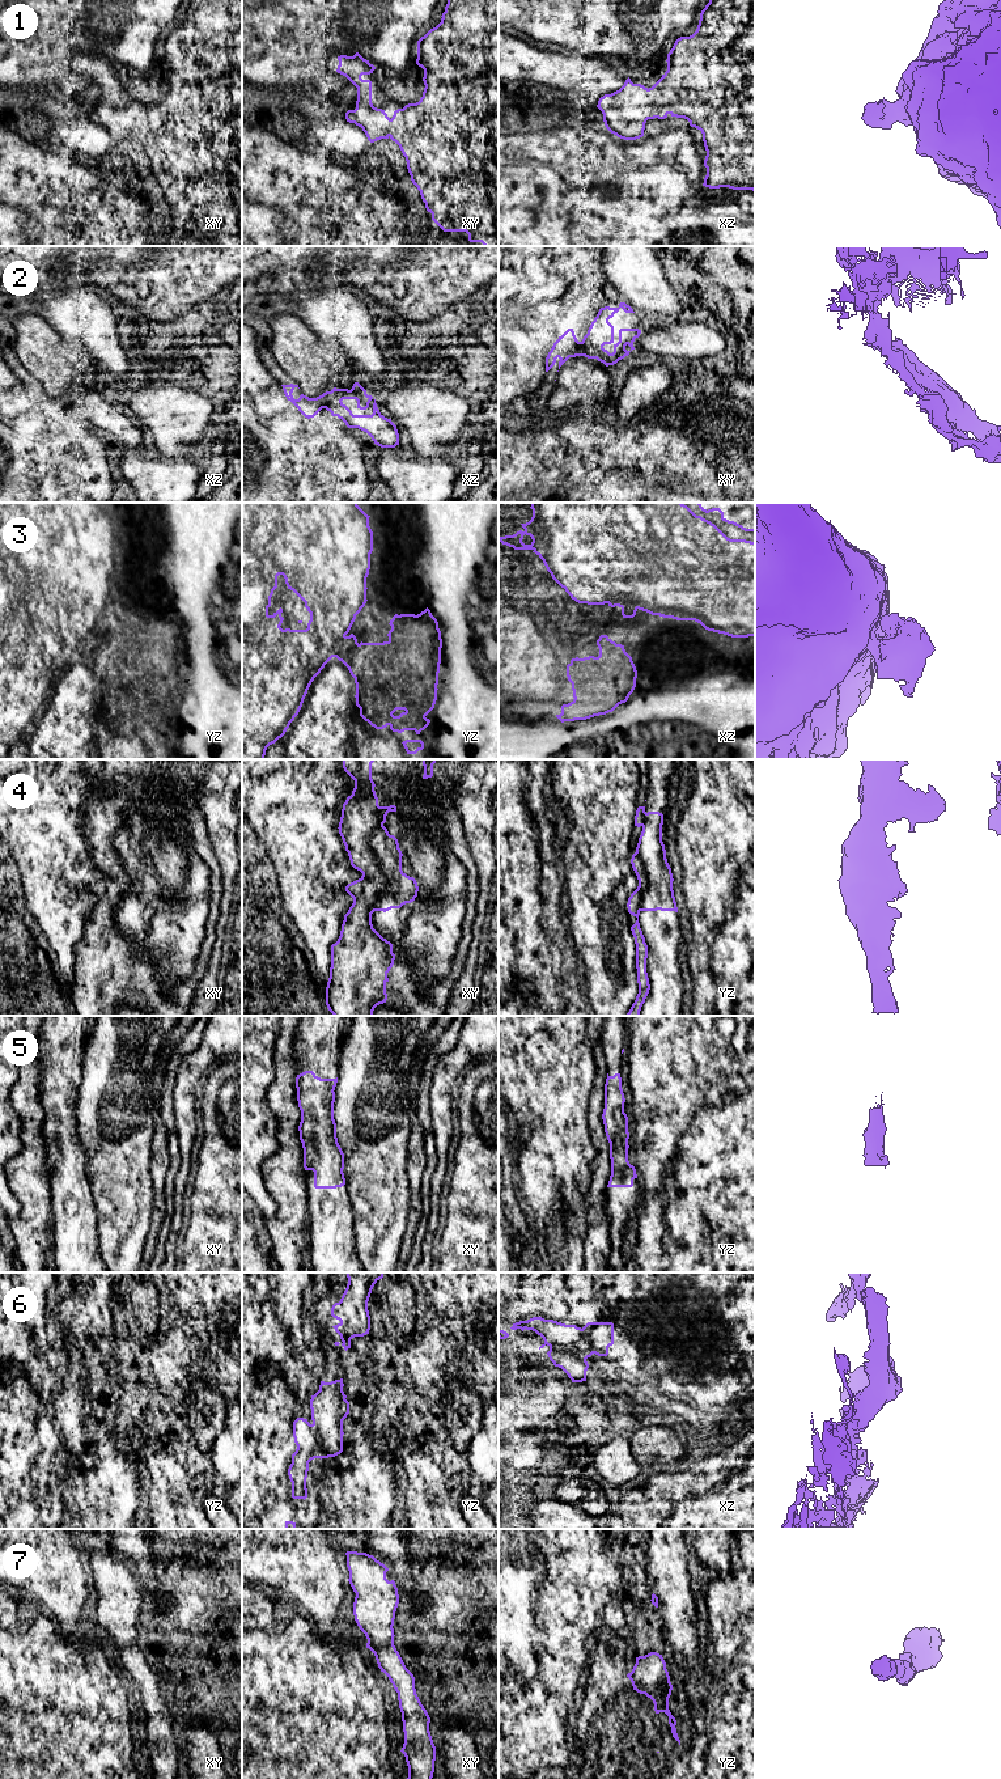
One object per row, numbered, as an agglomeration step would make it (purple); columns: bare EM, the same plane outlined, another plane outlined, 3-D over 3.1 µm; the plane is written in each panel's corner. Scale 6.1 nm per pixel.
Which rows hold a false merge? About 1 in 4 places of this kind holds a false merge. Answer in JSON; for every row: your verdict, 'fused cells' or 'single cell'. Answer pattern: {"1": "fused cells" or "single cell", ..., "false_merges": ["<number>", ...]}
{"1": "single cell", "2": "fused cells", "3": "fused cells", "4": "fused cells", "5": "single cell", "6": "fused cells", "7": "single cell", "false_merges": ["2", "3", "4", "6"]}

